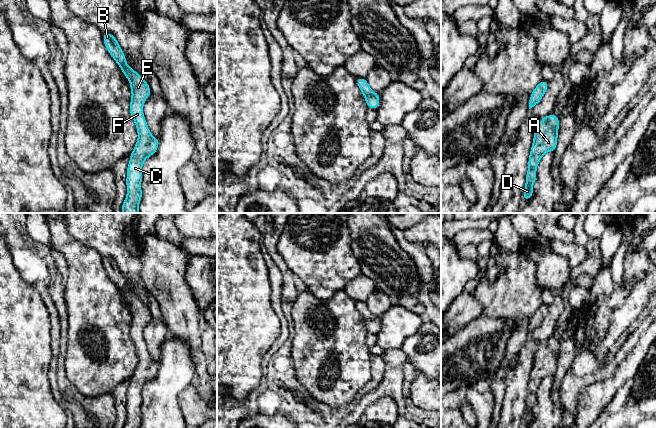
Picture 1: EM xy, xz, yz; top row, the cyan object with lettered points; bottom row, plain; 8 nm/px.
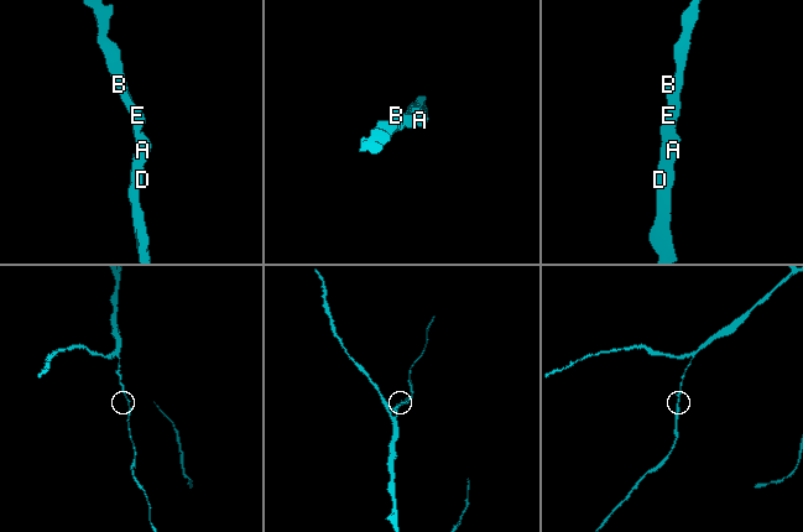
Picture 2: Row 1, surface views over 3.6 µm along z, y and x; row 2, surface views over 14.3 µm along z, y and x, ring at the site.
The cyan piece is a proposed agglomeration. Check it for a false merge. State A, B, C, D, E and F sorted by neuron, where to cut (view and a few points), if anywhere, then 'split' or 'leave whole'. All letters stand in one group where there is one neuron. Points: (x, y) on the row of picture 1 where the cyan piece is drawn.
groups A B C D E F; cut none; leave whole

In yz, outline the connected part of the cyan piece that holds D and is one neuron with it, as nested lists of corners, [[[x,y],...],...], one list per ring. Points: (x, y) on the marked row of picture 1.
[[[552,112],[547,117],[539,120],[539,125],[534,131],[531,151],[528,160],[525,189],[522,200],[530,200],[533,196],[533,183],[537,179],[536,168],[542,156],[547,152],[555,152],[557,147],[557,130],[560,128],[560,120]]]

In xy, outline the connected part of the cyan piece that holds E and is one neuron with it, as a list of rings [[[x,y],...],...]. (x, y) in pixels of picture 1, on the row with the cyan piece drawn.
[[[104,32],[103,42],[109,54],[121,68],[124,76],[130,81],[132,97],[129,111],[137,128],[138,140],[129,155],[130,161],[127,166],[126,177],[127,195],[121,210],[122,213],[139,213],[138,207],[142,199],[142,166],[148,157],[156,153],[160,142],[158,138],[151,134],[143,114],[143,105],[152,92],[148,82],[126,63],[126,56],[115,36]]]

